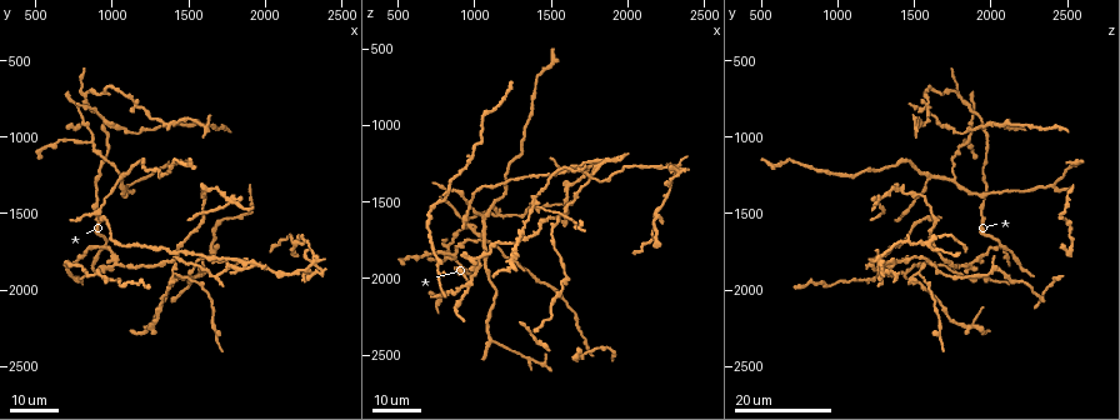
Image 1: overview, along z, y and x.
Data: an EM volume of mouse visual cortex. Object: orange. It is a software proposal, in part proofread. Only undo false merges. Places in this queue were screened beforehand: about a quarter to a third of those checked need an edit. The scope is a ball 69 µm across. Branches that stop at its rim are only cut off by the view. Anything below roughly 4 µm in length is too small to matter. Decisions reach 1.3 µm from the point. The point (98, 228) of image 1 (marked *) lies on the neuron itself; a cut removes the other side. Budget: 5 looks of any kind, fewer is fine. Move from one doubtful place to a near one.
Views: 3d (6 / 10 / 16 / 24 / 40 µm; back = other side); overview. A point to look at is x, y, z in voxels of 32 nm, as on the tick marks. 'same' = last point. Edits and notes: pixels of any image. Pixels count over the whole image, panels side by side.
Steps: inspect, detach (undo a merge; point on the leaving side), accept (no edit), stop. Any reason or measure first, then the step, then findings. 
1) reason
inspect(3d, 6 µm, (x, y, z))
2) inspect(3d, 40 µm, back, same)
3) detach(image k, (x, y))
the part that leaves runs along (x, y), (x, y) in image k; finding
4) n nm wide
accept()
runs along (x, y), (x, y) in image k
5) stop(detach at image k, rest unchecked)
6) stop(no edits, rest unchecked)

inspect(3d, 24 µm, (940, 1720, 2020))

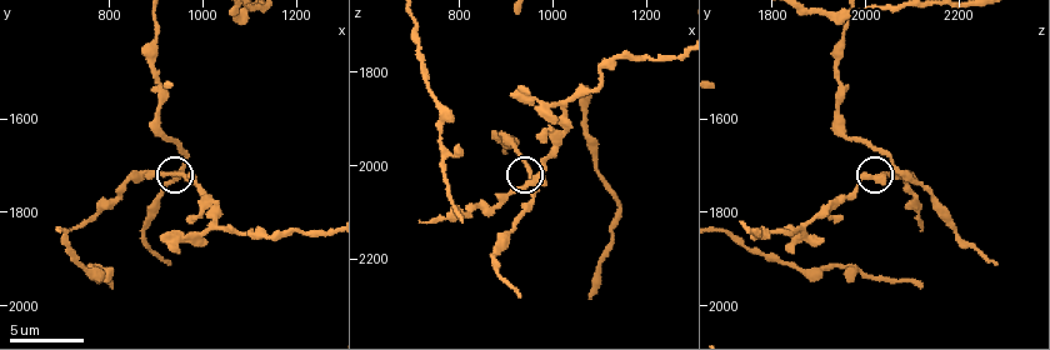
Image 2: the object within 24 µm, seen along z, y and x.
closer look
inspect(3d, 10 µm, (940, 1720, 2040))

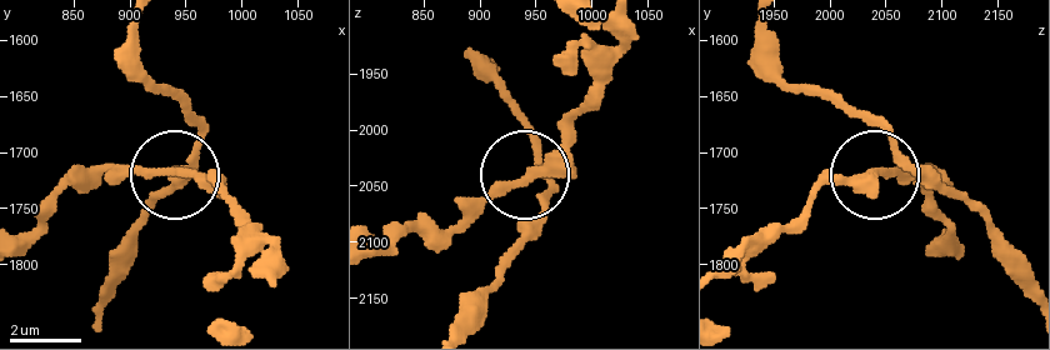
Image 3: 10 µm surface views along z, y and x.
220 nm wide
accept()
runs along (776, 36), (785, 78), (856, 108), (893, 150), (815, 191) in image 3; one neuron here

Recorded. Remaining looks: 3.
inspect(3d, 10 µm, (900, 1435, 1950))

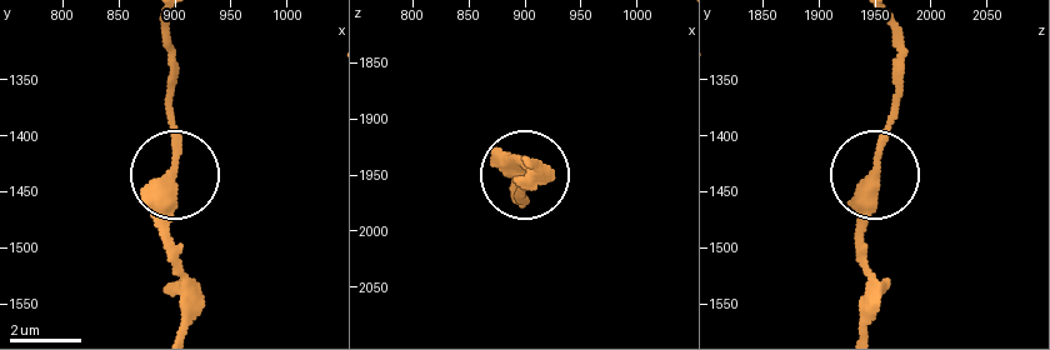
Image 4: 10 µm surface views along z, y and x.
inspect(3d, 6 µm, (898, 1430, 1948))

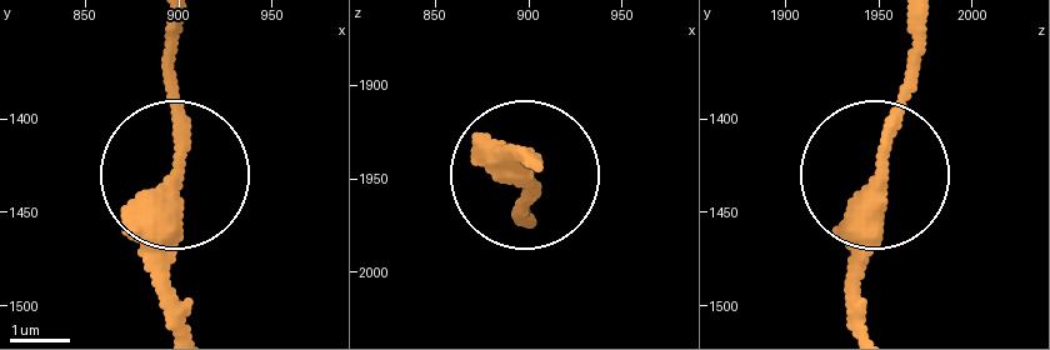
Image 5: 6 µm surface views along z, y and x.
accept()
one neuron here

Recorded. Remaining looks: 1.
stop(no edits, rest unchecked)

